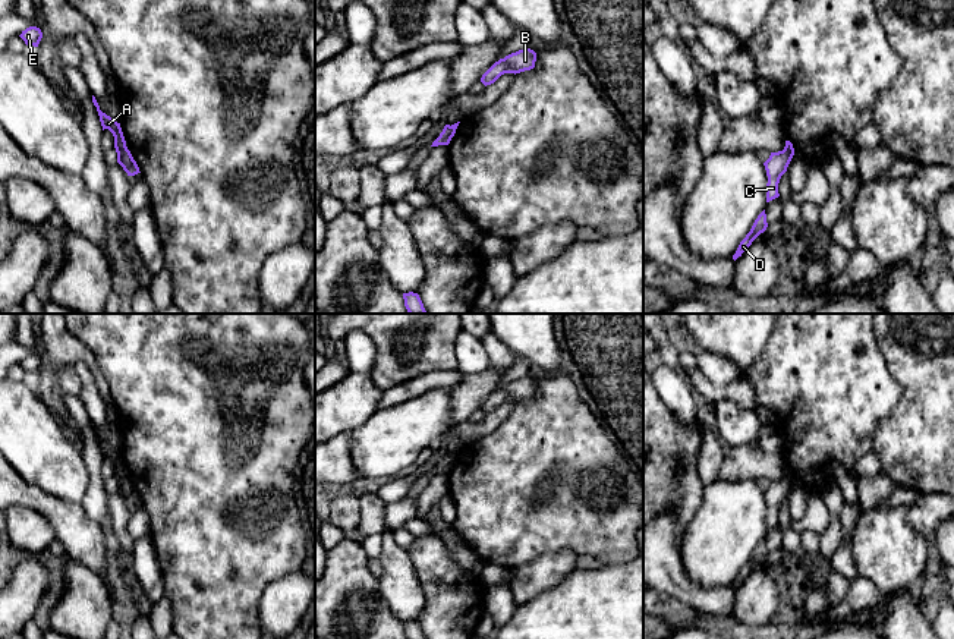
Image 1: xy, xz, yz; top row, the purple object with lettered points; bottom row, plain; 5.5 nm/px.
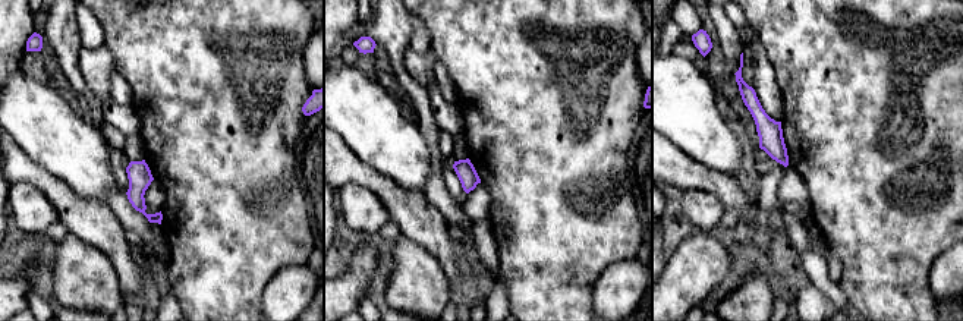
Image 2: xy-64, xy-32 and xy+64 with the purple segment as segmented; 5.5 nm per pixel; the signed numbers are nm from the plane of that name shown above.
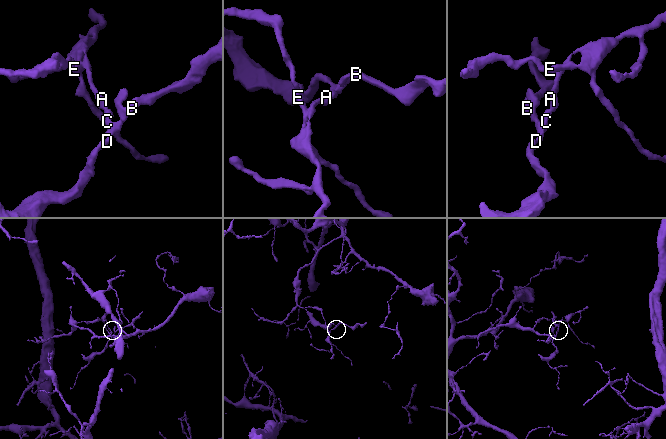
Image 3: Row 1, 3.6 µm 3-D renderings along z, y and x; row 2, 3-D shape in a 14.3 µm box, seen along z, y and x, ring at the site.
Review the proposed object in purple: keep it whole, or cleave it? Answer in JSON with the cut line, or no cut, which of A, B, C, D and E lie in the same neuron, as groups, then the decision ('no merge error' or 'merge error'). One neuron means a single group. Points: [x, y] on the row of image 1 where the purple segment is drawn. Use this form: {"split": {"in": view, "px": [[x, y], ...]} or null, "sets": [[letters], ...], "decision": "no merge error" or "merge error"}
{"split": {"in": "xy", "px": [[126, 148], [117, 156]]}, "sets": [["A", "E"], ["B", "C", "D"]], "decision": "merge error"}

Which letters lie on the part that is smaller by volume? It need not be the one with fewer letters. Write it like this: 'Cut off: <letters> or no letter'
Cut off: B, C, D

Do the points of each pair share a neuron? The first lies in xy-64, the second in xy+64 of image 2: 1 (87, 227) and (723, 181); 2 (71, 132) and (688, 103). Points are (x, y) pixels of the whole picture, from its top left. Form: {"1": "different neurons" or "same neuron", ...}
{"1": "same neuron", "2": "same neuron"}

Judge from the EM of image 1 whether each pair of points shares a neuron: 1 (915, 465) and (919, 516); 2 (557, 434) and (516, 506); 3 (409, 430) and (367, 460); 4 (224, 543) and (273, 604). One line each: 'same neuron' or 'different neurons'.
1: different neurons
2: same neuron
3: same neuron
4: different neurons

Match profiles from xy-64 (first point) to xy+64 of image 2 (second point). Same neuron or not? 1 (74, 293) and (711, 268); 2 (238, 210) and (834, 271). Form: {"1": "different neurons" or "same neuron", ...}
{"1": "different neurons", "2": "different neurons"}

